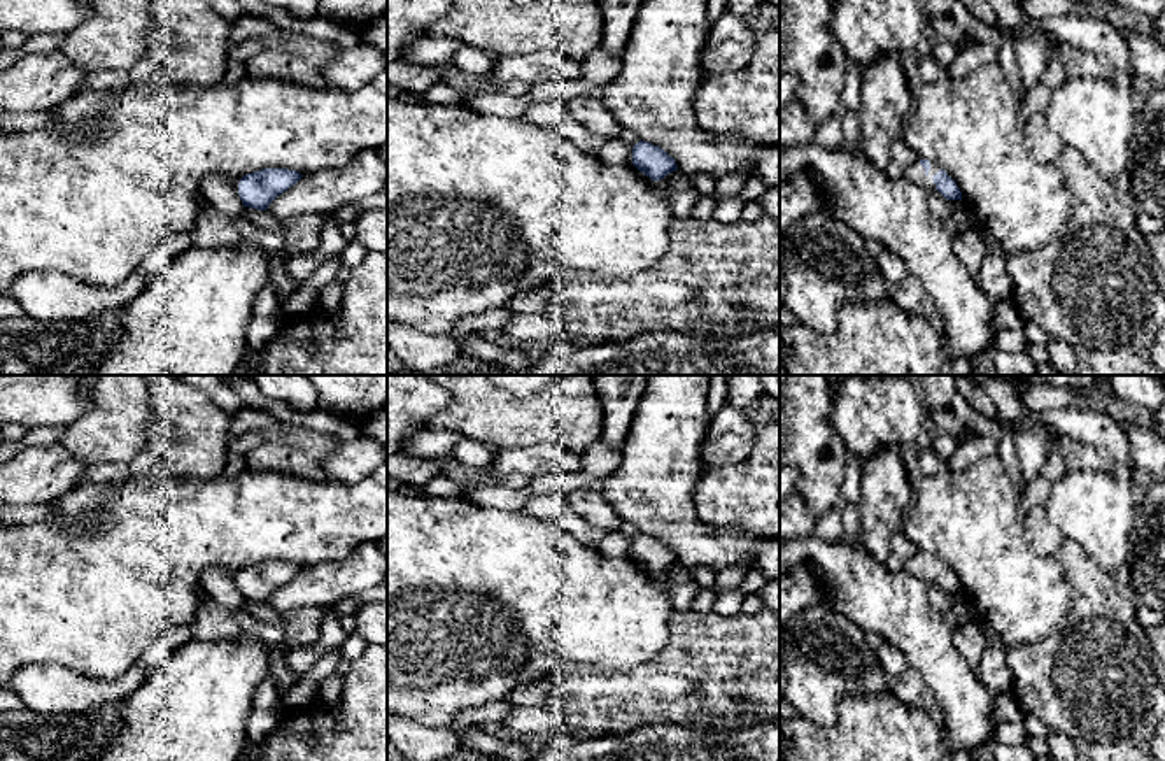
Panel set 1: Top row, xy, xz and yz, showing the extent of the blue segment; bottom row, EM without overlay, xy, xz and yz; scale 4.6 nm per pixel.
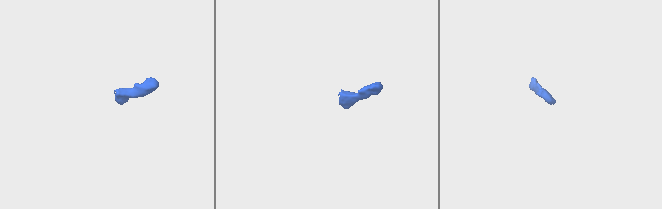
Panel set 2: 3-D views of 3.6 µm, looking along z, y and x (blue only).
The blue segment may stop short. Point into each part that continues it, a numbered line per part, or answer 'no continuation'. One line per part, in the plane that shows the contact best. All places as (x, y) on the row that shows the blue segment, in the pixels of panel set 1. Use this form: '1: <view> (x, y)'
1: yz (915, 172)

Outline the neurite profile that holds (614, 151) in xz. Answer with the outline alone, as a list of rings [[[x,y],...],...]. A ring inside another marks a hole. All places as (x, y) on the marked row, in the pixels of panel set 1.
[[[606,137],[596,156],[611,165],[632,163],[632,147],[620,139]]]

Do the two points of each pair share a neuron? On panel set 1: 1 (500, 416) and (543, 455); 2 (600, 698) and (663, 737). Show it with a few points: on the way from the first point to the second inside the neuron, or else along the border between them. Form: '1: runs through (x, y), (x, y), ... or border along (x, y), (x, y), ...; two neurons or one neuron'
1: border along (501, 448), (556, 442), (573, 453); two neurons
2: border along (687, 726), (645, 725), (605, 735); two neurons

